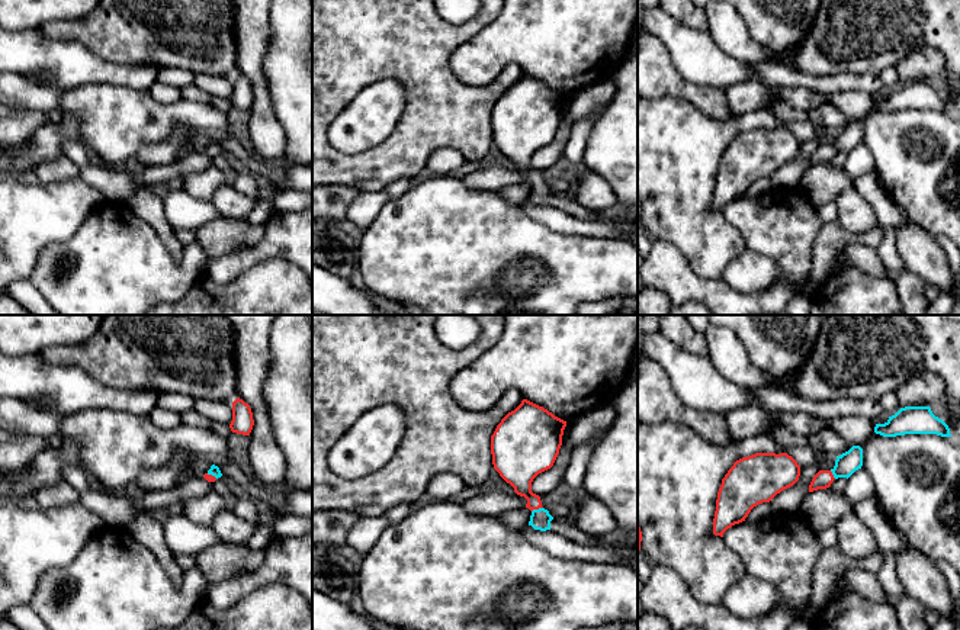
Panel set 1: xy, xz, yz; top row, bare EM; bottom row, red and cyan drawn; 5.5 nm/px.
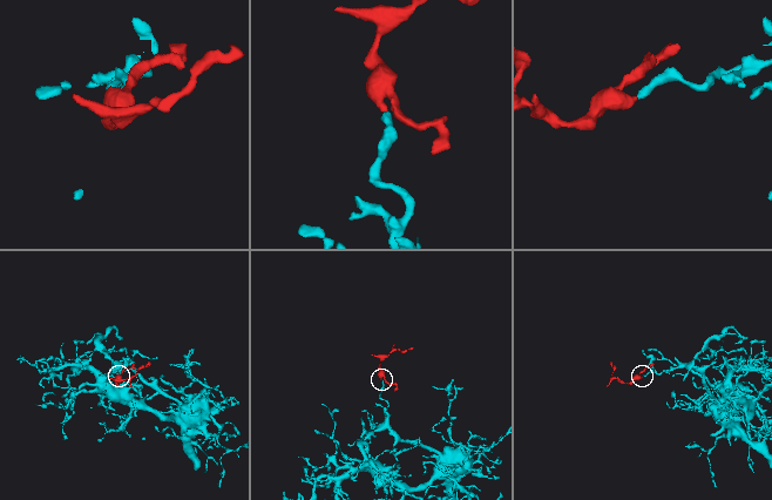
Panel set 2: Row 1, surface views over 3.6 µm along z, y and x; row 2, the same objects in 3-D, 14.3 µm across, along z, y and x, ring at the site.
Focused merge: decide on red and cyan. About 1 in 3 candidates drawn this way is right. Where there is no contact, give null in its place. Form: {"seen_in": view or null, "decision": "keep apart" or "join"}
{"seen_in": "xz", "decision": "join"}

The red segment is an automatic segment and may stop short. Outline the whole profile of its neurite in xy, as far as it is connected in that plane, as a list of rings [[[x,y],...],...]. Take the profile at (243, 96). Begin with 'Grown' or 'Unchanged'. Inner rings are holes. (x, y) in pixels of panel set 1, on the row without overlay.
Unchanged. [[[237,73],[232,77],[232,96],[229,103],[232,107],[250,110],[254,100],[253,87],[248,78]]]

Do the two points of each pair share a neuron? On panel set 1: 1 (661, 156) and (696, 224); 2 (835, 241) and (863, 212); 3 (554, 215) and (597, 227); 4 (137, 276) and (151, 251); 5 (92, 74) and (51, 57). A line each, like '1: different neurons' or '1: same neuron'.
1: same neuron
2: different neurons
3: same neuron
4: same neuron
5: same neuron

